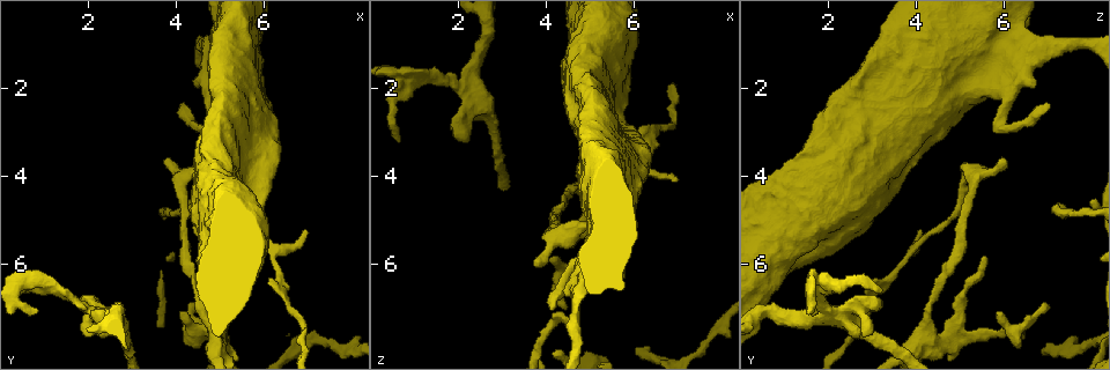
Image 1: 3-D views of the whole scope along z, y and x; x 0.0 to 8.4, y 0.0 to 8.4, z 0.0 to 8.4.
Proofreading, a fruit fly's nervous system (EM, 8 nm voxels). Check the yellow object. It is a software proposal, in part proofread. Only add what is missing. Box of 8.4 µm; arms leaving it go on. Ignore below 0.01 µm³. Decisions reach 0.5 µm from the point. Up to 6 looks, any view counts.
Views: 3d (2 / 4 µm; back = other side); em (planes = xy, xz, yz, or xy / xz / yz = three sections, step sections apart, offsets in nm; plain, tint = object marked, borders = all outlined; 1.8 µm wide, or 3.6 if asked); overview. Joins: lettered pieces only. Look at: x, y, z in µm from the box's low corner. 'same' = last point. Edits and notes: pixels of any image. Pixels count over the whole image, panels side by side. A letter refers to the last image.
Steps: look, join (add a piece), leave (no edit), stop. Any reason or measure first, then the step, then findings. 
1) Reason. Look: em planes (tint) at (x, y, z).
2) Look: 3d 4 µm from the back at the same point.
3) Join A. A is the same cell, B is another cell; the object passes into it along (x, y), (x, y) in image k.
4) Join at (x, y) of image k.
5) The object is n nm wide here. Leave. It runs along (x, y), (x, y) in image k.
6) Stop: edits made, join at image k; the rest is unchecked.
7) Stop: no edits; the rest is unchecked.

An open end. Look: em yz step 4 (tint) at (2.20, 6.85, 3.20).

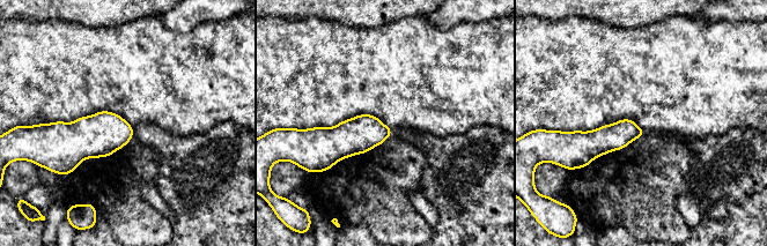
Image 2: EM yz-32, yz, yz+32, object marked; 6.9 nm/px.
Look: em planes (tint) at the same point.

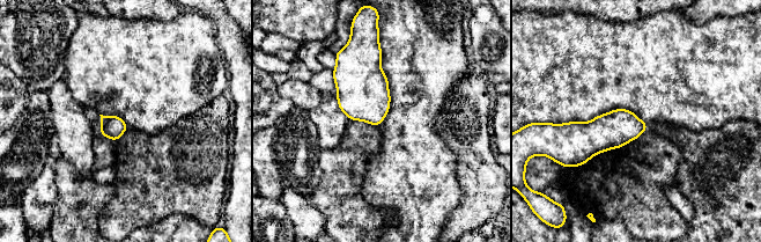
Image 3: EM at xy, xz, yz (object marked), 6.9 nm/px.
Look: em planes (borders) at the same point.

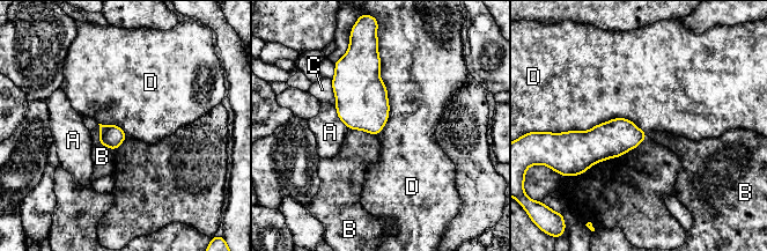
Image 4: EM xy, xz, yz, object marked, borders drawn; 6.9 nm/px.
Leave. A, B, C and D are other cells; a border runs along (560, 132), (628, 118), (647, 134) in image 4; no lettered piece goes on from it.

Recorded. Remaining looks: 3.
Branch stops here. Look: 3d 2 µm at (0.85, 7.10, 1.60).

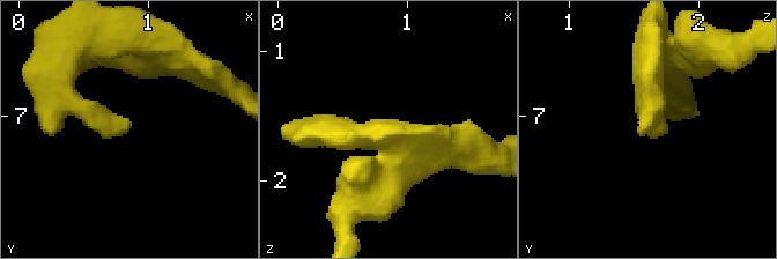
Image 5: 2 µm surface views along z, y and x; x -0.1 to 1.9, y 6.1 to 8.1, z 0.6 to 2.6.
Need the tissue. Look: em planes (plain) at (0.84, 7.08, 1.64).

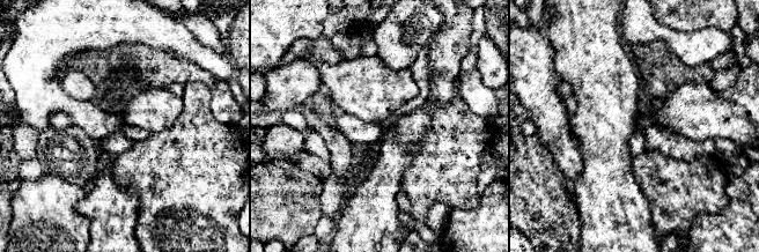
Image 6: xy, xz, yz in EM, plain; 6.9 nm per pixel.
What lies round it. Look: em planes (borders) at the same point.

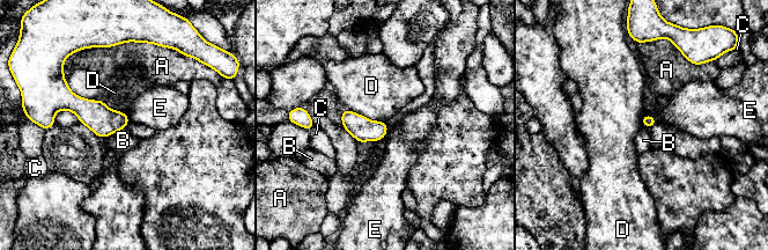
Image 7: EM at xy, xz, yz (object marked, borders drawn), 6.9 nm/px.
Leave. A, B, C, D and E are other cells; no lettered piece goes on from it.

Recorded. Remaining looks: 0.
Stop: no edits; the rest is unchecked.

